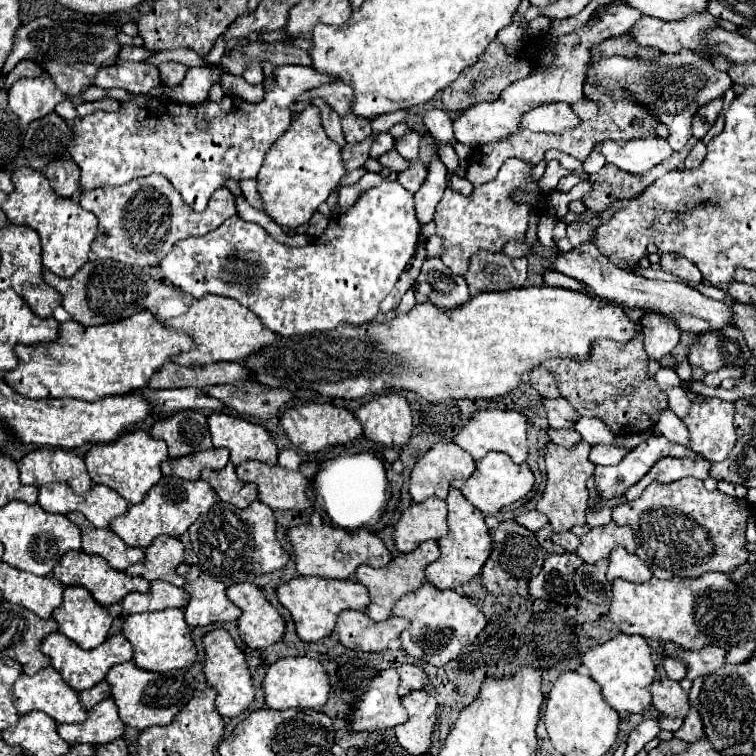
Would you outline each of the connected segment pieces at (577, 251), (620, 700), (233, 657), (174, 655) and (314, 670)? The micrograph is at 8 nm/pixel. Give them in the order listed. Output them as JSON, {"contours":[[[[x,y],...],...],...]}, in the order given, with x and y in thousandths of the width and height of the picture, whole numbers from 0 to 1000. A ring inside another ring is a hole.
{"contours":[[[[778,319],[767,321],[751,335],[738,335],[722,343],[728,345],[730,356],[772,373],[772,377],[783,381],[784,388],[794,396],[815,398],[828,406],[847,406],[852,411],[873,411],[878,417],[889,417],[894,419],[894,427],[899,430],[902,438],[934,440],[937,435],[955,435],[958,430],[971,427],[971,414],[963,401],[944,398],[905,374],[881,374],[881,372],[865,372],[865,369],[852,369],[847,364],[839,364],[836,358],[812,351]]],[[[815,840],[812,845],[778,858],[770,869],[770,880],[778,882],[778,893],[794,906],[802,930],[817,943],[849,943],[862,930],[860,906],[868,896],[868,882],[852,843]]],[[[283,832],[267,843],[270,851],[270,882],[267,890],[272,903],[286,911],[286,940],[294,948],[312,948],[317,946],[333,927],[336,927],[336,909],[333,896],[328,888],[328,877],[320,861],[312,856],[307,843],[296,832]]],[[[214,806],[204,811],[180,811],[169,813],[161,827],[161,840],[172,848],[177,858],[175,874],[180,882],[206,890],[220,890],[228,885],[251,882],[259,874],[259,856],[251,843],[251,832],[243,821],[241,806]]],[[[378,869],[368,872],[360,877],[347,898],[347,914],[349,914],[349,927],[357,938],[384,938],[384,935],[397,935],[397,938],[423,938],[437,914],[434,893],[429,882],[407,869]]]]}

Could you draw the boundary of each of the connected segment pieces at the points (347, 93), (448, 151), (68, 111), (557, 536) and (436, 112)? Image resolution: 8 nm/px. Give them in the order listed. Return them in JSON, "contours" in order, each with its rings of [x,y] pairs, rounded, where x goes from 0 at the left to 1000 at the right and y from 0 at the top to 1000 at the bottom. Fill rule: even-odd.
{"contours":[[[[450,107],[431,110],[431,112],[423,112],[423,115],[405,120],[402,126],[397,126],[394,134],[413,134],[418,128],[429,131],[450,155],[455,155],[460,149],[460,134],[466,134],[466,115],[455,112]]],[[[579,192],[579,205],[582,205],[582,213],[590,218],[593,231],[601,231],[606,224],[606,208],[603,208],[598,192]]],[[[91,132],[77,136],[71,148],[89,161],[93,161],[104,153],[102,147],[97,143],[97,138]]],[[[746,702],[746,705],[730,705],[728,708],[728,713],[733,716],[733,718],[738,718],[738,721],[743,721],[749,729],[762,729],[762,724],[765,724],[765,710],[759,708],[759,705],[754,705],[754,702]]],[[[571,144],[561,152],[561,163],[569,171],[569,176],[574,179],[577,189],[595,189],[598,187],[598,160],[590,152],[590,147],[582,144]]]]}

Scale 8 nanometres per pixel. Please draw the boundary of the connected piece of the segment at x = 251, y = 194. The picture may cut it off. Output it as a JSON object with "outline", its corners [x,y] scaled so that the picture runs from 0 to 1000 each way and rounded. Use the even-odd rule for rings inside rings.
{"outline":[[[337,237],[320,238],[316,239],[316,245],[328,269],[331,269],[331,271],[333,271],[343,279],[351,280],[347,263],[339,250],[339,238]]]}

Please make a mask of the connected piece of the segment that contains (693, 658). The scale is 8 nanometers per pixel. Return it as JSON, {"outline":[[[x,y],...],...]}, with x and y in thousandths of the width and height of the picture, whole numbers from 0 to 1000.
{"outline":[[[934,853],[929,861],[905,861],[899,872],[910,882],[910,898],[921,898],[952,885],[952,880],[958,880],[958,864],[950,853]]]}

